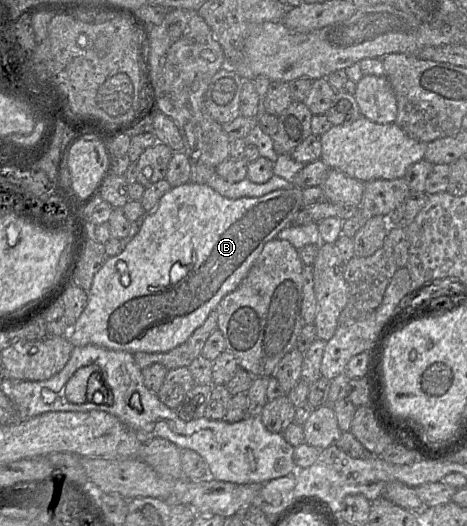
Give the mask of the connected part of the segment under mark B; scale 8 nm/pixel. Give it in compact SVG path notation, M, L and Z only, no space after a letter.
M187 182L171 187L158 201L151 212L147 212L137 234L130 239L124 250L113 257L108 257L99 271L94 275L88 293L85 309L67 334L71 344L76 346L96 345L109 350L126 351L131 354L137 352L166 353L180 346L188 340L196 329L204 324L208 316L216 310L221 300L234 291L247 276L254 262L260 255L264 245L277 238L279 232L291 226L299 211L303 208L302 190L296 186L290 189L280 189L260 197L241 197L230 199L214 191L207 184Z

